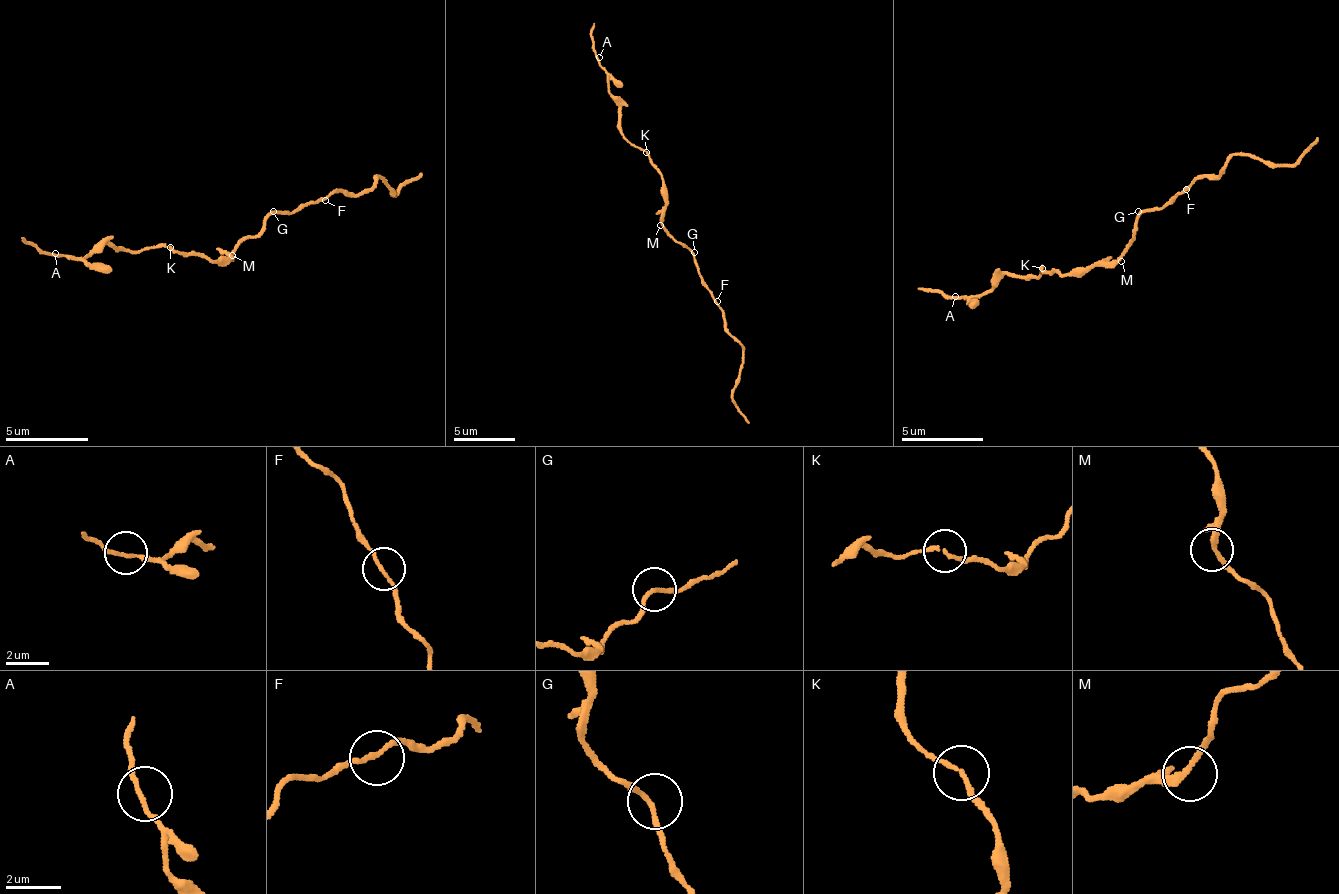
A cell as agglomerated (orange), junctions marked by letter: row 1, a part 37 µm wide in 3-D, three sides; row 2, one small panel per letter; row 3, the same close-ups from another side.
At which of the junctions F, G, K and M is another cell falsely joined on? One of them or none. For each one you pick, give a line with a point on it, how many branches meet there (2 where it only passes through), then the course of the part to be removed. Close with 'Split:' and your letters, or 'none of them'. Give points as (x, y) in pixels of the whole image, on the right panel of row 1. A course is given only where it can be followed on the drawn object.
Split: none of them

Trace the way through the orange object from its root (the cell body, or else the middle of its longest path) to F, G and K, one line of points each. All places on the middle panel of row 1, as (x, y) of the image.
F: (664, 222), (667, 235), (694, 255), (694, 267), (701, 276), (701, 282), (717, 301)
G: (664, 222), (667, 235), (694, 252)
K: (664, 222), (661, 174), (646, 152)

